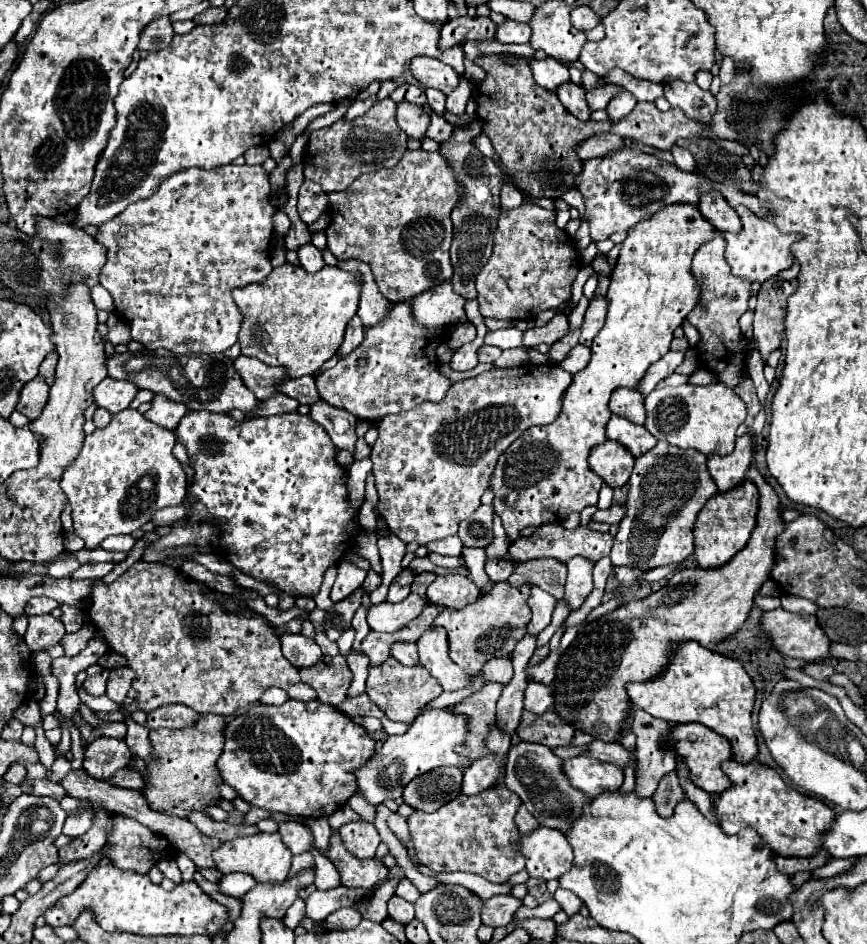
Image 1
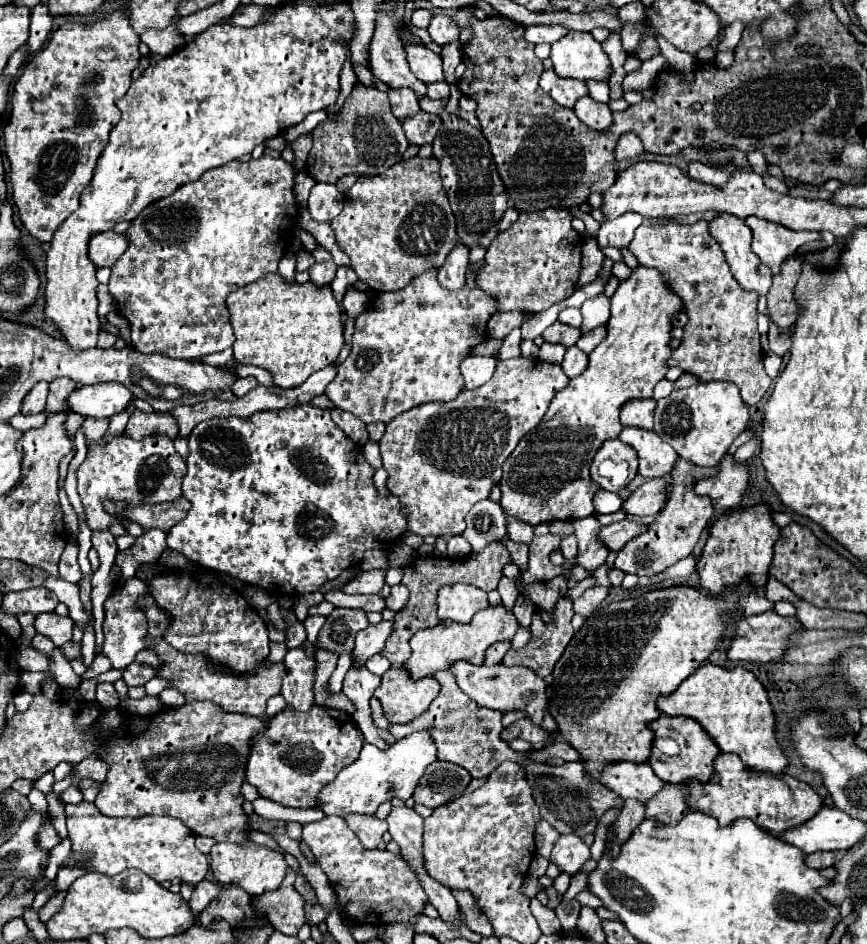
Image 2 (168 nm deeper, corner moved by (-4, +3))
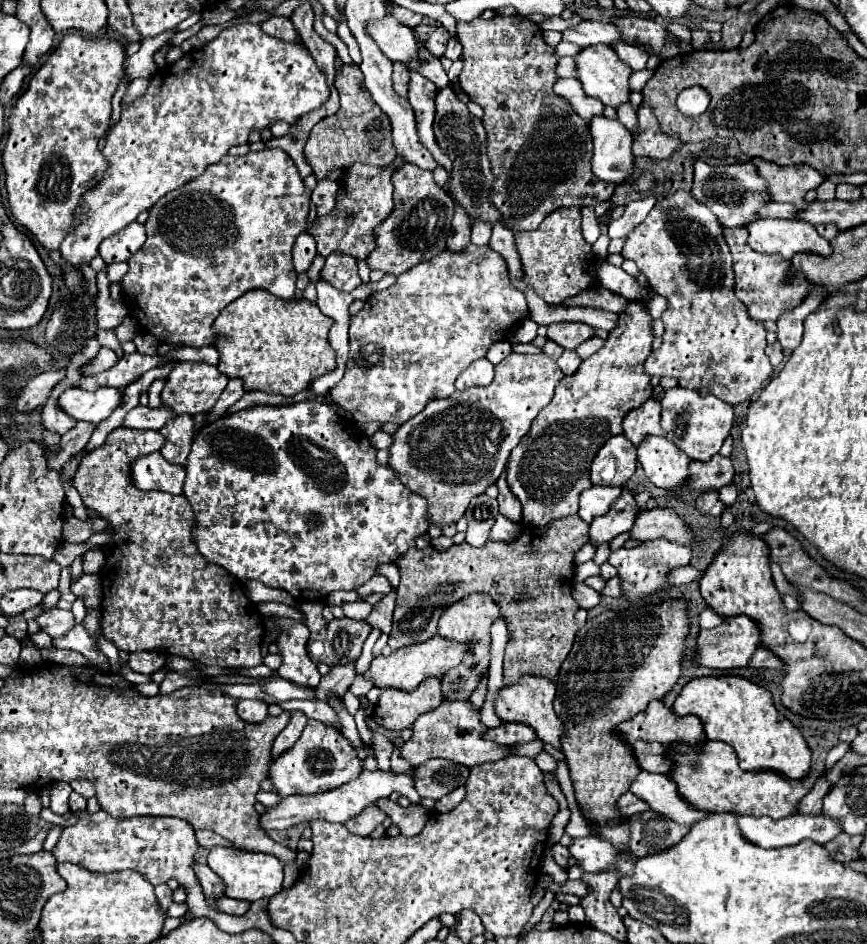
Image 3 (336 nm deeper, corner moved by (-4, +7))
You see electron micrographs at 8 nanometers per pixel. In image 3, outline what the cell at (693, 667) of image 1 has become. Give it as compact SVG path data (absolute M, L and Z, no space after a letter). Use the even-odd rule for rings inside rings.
M720 676L720 678L696 678L686 684L686 688L676 698L672 710L676 714L696 714L704 724L704 734L708 740L720 740L734 748L740 768L742 770L772 770L778 774L784 774L792 780L802 780L810 772L810 748L800 734L798 728L794 728L772 704L772 696L768 690L752 684L746 678L740 676Z

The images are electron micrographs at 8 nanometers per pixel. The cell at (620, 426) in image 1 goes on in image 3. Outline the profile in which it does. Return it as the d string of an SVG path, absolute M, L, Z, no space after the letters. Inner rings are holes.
M648 438L638 448L638 462L646 478L664 490L678 490L690 478L690 456L668 438Z

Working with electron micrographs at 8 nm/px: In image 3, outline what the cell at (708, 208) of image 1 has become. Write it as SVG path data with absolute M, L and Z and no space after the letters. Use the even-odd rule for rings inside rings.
M726 228L724 238L726 238L730 252L732 252L732 258L734 258L734 274L736 274L734 294L748 308L750 318L762 320L762 322L764 320L776 322L784 312L788 312L804 302L812 284L806 280L804 274L792 272L790 260L784 260L780 256L752 252L752 248L746 244L746 240L748 240L746 228L732 228L732 230Z

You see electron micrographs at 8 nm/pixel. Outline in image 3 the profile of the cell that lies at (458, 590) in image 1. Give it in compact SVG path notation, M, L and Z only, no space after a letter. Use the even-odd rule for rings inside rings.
M472 594L460 602L456 602L452 608L448 608L438 622L438 634L448 640L456 640L460 644L470 644L468 654L464 654L464 660L460 666L452 668L442 676L442 698L444 700L466 700L472 696L472 692L478 686L478 680L488 674L490 666L490 626L500 616L498 606L484 594Z

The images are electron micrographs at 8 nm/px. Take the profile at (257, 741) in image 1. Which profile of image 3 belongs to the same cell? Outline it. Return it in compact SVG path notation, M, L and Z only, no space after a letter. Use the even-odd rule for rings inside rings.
M308 720L300 742L282 754L278 760L272 760L270 766L270 780L278 792L278 796L290 794L318 794L326 790L334 790L358 778L362 772L362 762L356 756L352 744L334 728L324 726L318 720Z

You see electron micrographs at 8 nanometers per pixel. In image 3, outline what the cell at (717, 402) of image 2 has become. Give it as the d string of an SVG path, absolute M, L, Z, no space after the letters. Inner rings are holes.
M678 386L666 390L660 404L662 404L662 426L668 432L668 438L672 438L672 442L676 442L676 446L680 446L680 450L684 450L692 460L708 462L708 458L712 458L720 450L722 442L726 440L734 424L732 406L712 394L700 394L696 390L686 390Z

